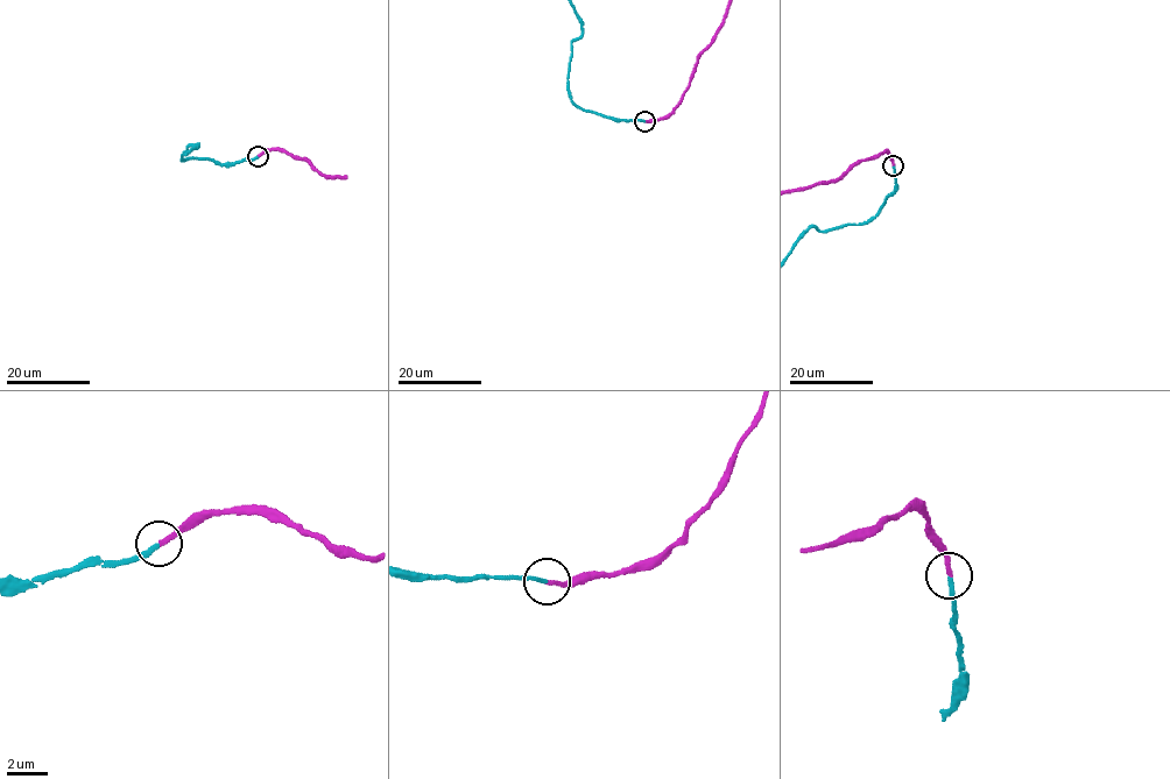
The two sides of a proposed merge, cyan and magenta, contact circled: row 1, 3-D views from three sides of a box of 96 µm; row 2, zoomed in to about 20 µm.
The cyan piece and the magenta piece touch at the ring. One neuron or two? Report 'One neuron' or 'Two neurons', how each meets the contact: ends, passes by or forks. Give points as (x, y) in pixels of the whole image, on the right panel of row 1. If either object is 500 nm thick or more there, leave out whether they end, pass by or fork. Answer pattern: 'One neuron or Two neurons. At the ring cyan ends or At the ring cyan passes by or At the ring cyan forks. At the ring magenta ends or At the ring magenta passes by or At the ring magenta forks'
One neuron. At the ring cyan ends. At the ring magenta ends

